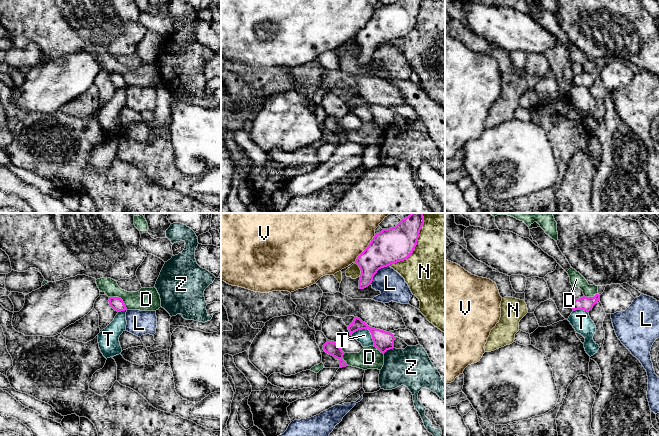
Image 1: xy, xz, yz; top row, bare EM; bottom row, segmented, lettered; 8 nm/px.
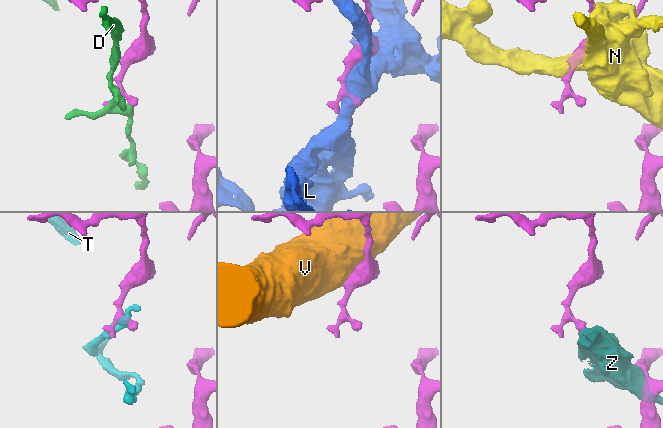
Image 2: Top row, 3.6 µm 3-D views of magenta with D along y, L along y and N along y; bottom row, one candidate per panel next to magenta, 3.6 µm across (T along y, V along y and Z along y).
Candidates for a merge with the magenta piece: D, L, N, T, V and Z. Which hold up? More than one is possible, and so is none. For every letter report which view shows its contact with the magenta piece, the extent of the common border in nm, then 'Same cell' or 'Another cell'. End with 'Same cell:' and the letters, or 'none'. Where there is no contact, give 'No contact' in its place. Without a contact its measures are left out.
D: Touches magenta in xy. Shared border 190 nm. Another cell
L: Touches magenta in xz. Shared border 220 nm. Another cell
N: Touches magenta in xz. Shared border 440 nm. Another cell
T: Touches magenta in xz. Shared border 220 nm. Another cell
V: Touches magenta in xz. Shared border 280 nm. Another cell
Z: Touches magenta in xz. Shared border 100 nm. Another cell
Same cell: none

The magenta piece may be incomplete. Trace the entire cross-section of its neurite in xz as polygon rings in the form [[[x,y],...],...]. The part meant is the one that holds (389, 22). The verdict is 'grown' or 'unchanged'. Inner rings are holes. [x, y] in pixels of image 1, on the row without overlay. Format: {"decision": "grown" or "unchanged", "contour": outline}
{"decision": "unchanged", "contour": [[[397,0],[376,9],[355,39],[361,46],[359,65],[368,63],[381,44],[406,36],[414,27],[423,0]]]}

